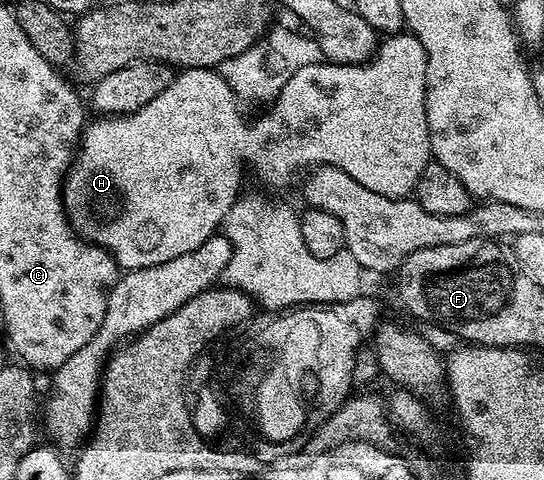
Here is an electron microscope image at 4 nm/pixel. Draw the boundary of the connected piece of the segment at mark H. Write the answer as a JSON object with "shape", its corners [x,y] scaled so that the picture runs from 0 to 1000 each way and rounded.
{"shape":[[[737,63],[726,71],[715,73],[713,83],[697,94],[691,102],[689,117],[684,123],[675,125],[669,133],[605,133],[601,129],[590,129],[586,133],[572,133],[570,138],[555,138],[555,146],[548,146],[548,154],[540,154],[540,163],[533,163],[533,171],[526,171],[526,179],[518,179],[513,200],[500,210],[496,219],[496,229],[485,229],[472,250],[463,250],[456,258],[452,244],[441,235],[441,225],[445,225],[443,210],[436,208],[434,198],[426,192],[425,179],[412,169],[412,160],[404,156],[403,148],[392,146],[388,142],[340,142],[336,146],[325,148],[324,160],[303,179],[301,185],[289,190],[285,200],[276,213],[268,213],[254,227],[252,233],[243,233],[235,242],[210,242],[204,246],[176,246],[176,250],[160,260],[154,271],[154,281],[147,285],[147,298],[143,302],[143,315],[134,331],[132,346],[125,354],[123,367],[118,369],[118,390],[114,394],[114,415],[118,421],[119,444],[129,452],[131,465],[138,469],[142,477],[154,475],[153,490],[160,494],[167,506],[182,508],[186,517],[195,519],[208,538],[213,540],[215,552],[222,560],[241,563],[265,556],[290,554],[292,548],[311,546],[313,540],[324,538],[327,531],[349,529],[353,521],[364,519],[382,496],[399,488],[401,477],[410,469],[415,446],[430,429],[430,421],[441,415],[445,406],[445,394],[441,390],[449,383],[449,348],[458,342],[467,356],[478,365],[478,375],[485,383],[502,383],[507,392],[522,392],[537,373],[542,371],[544,358],[557,360],[561,352],[568,346],[586,346],[592,342],[612,342],[621,346],[629,354],[636,354],[636,363],[643,363],[643,371],[651,371],[651,379],[665,379],[665,388],[673,388],[673,396],[688,396],[688,404],[702,404],[710,413],[719,417],[732,417],[748,410],[752,402],[759,398],[768,379],[768,371],[776,363],[776,354],[790,340],[790,327],[794,325],[794,306],[787,294],[787,227],[783,223],[783,185],[787,181],[787,123],[783,121],[783,104],[776,104],[776,88],[768,88],[768,79],[759,75],[756,67],[748,63]]]}

